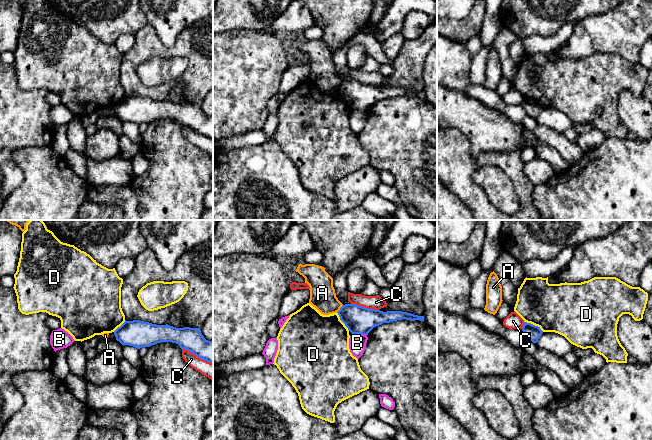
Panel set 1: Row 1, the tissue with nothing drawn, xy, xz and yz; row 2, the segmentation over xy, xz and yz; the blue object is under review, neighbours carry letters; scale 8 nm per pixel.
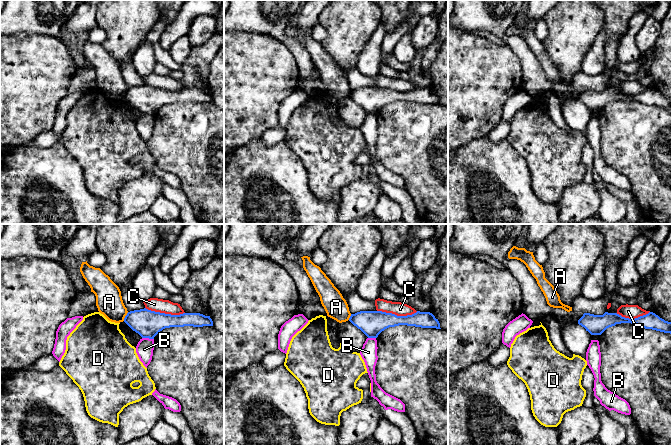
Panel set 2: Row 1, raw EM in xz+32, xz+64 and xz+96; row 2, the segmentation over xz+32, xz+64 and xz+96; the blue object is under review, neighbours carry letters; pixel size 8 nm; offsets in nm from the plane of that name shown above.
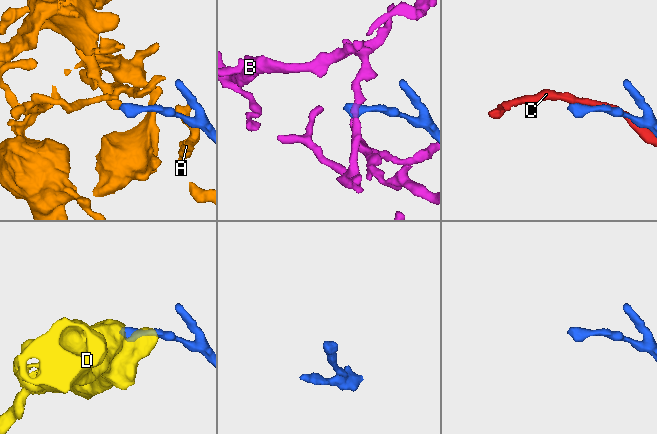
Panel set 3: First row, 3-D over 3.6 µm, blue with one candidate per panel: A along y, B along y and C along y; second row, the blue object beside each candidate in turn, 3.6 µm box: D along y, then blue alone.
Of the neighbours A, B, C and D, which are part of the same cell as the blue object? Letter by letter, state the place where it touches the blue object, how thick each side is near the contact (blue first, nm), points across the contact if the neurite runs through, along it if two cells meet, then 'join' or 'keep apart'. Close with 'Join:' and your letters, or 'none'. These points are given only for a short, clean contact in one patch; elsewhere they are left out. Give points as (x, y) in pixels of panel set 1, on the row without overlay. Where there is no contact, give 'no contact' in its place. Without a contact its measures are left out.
A: contact xz (340, 85); calibres 220 and 200 nm; keep apart
B: contact xz (359, 109); calibres 220 and 140 nm; keep apart
C: contact xy (197, 132); calibres 190 and 130 nm; keep apart
D: contact yz (534, 101); calibres 120 and 400 nm; border yz (524, 97), (537, 101), (543, 107); keep apart
Join: none

